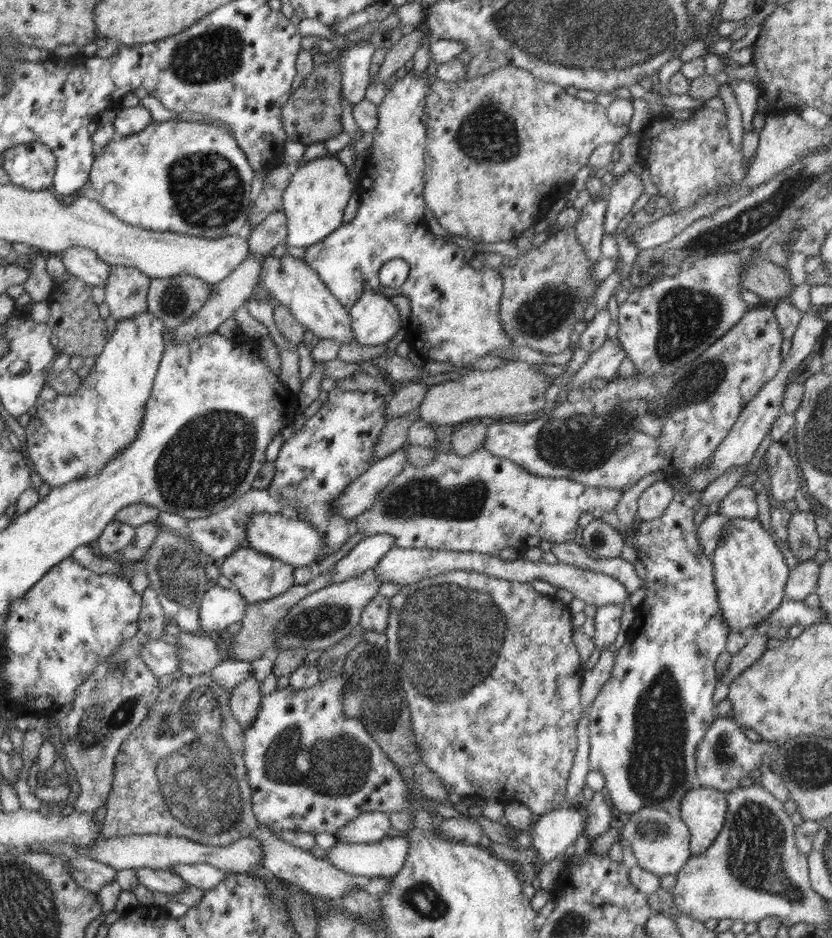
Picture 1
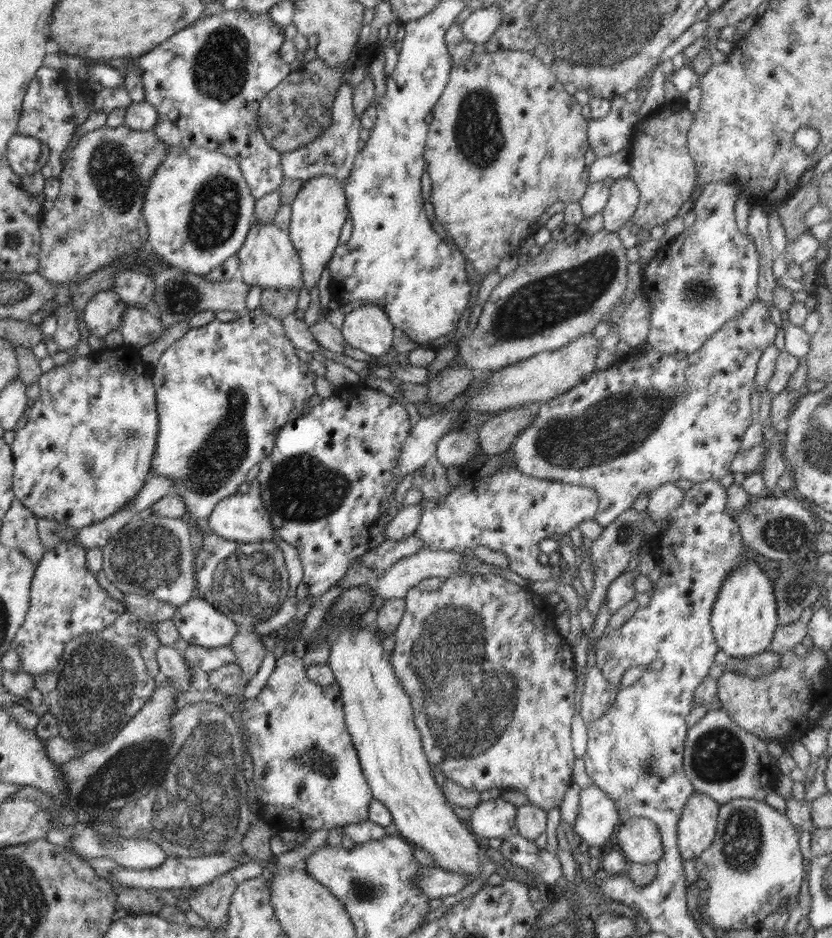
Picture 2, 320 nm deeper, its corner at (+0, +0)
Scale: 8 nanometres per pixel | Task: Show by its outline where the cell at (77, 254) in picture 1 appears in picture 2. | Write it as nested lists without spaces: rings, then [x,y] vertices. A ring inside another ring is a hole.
[[[126,268],[113,276],[110,290],[129,306],[144,308],[154,300],[155,284],[150,273]]]

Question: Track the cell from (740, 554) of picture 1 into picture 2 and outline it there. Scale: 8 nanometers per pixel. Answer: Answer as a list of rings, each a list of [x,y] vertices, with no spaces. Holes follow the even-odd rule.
[[[751,556],[733,568],[722,583],[711,612],[711,627],[719,650],[734,658],[746,658],[767,650],[777,627],[773,581]]]

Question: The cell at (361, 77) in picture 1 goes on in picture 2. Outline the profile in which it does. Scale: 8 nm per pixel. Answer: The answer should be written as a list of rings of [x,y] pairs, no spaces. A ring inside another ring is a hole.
[[[349,84],[340,86],[332,107],[331,128],[326,130],[318,139],[309,142],[295,151],[281,153],[281,169],[284,177],[307,181],[317,176],[331,176],[341,182],[350,176],[356,155],[358,154],[358,141],[360,119],[354,114],[353,90]]]

